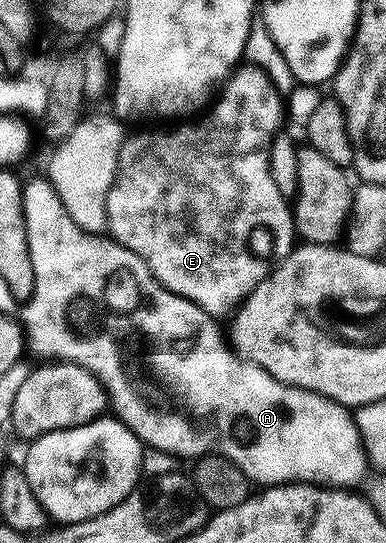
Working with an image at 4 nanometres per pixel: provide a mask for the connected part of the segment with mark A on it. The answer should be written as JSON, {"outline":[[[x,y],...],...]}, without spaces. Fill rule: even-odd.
{"outline":[[[48,179],[41,181],[25,181],[22,193],[22,211],[25,213],[25,230],[27,231],[27,243],[31,263],[35,271],[35,287],[33,298],[24,302],[25,309],[19,316],[23,326],[24,336],[27,338],[27,349],[38,353],[41,359],[52,359],[57,363],[68,363],[83,367],[95,380],[101,384],[102,390],[107,394],[108,404],[115,414],[116,420],[122,421],[137,438],[150,449],[158,449],[160,453],[168,453],[174,458],[193,457],[200,459],[206,455],[225,457],[246,474],[250,481],[261,487],[274,485],[287,485],[290,483],[308,483],[322,487],[357,487],[357,484],[365,477],[370,462],[367,460],[367,452],[361,443],[361,432],[357,429],[354,414],[338,401],[332,401],[330,397],[324,397],[318,393],[312,393],[306,389],[300,389],[294,385],[284,385],[279,379],[275,379],[263,367],[245,360],[231,348],[230,342],[221,338],[221,329],[216,320],[204,313],[195,303],[175,295],[171,290],[165,289],[154,279],[153,273],[130,249],[125,249],[119,242],[105,235],[85,233],[67,215],[59,195],[53,190],[53,184]],[[73,321],[93,321],[93,337],[89,333],[81,334],[73,330]]]}

